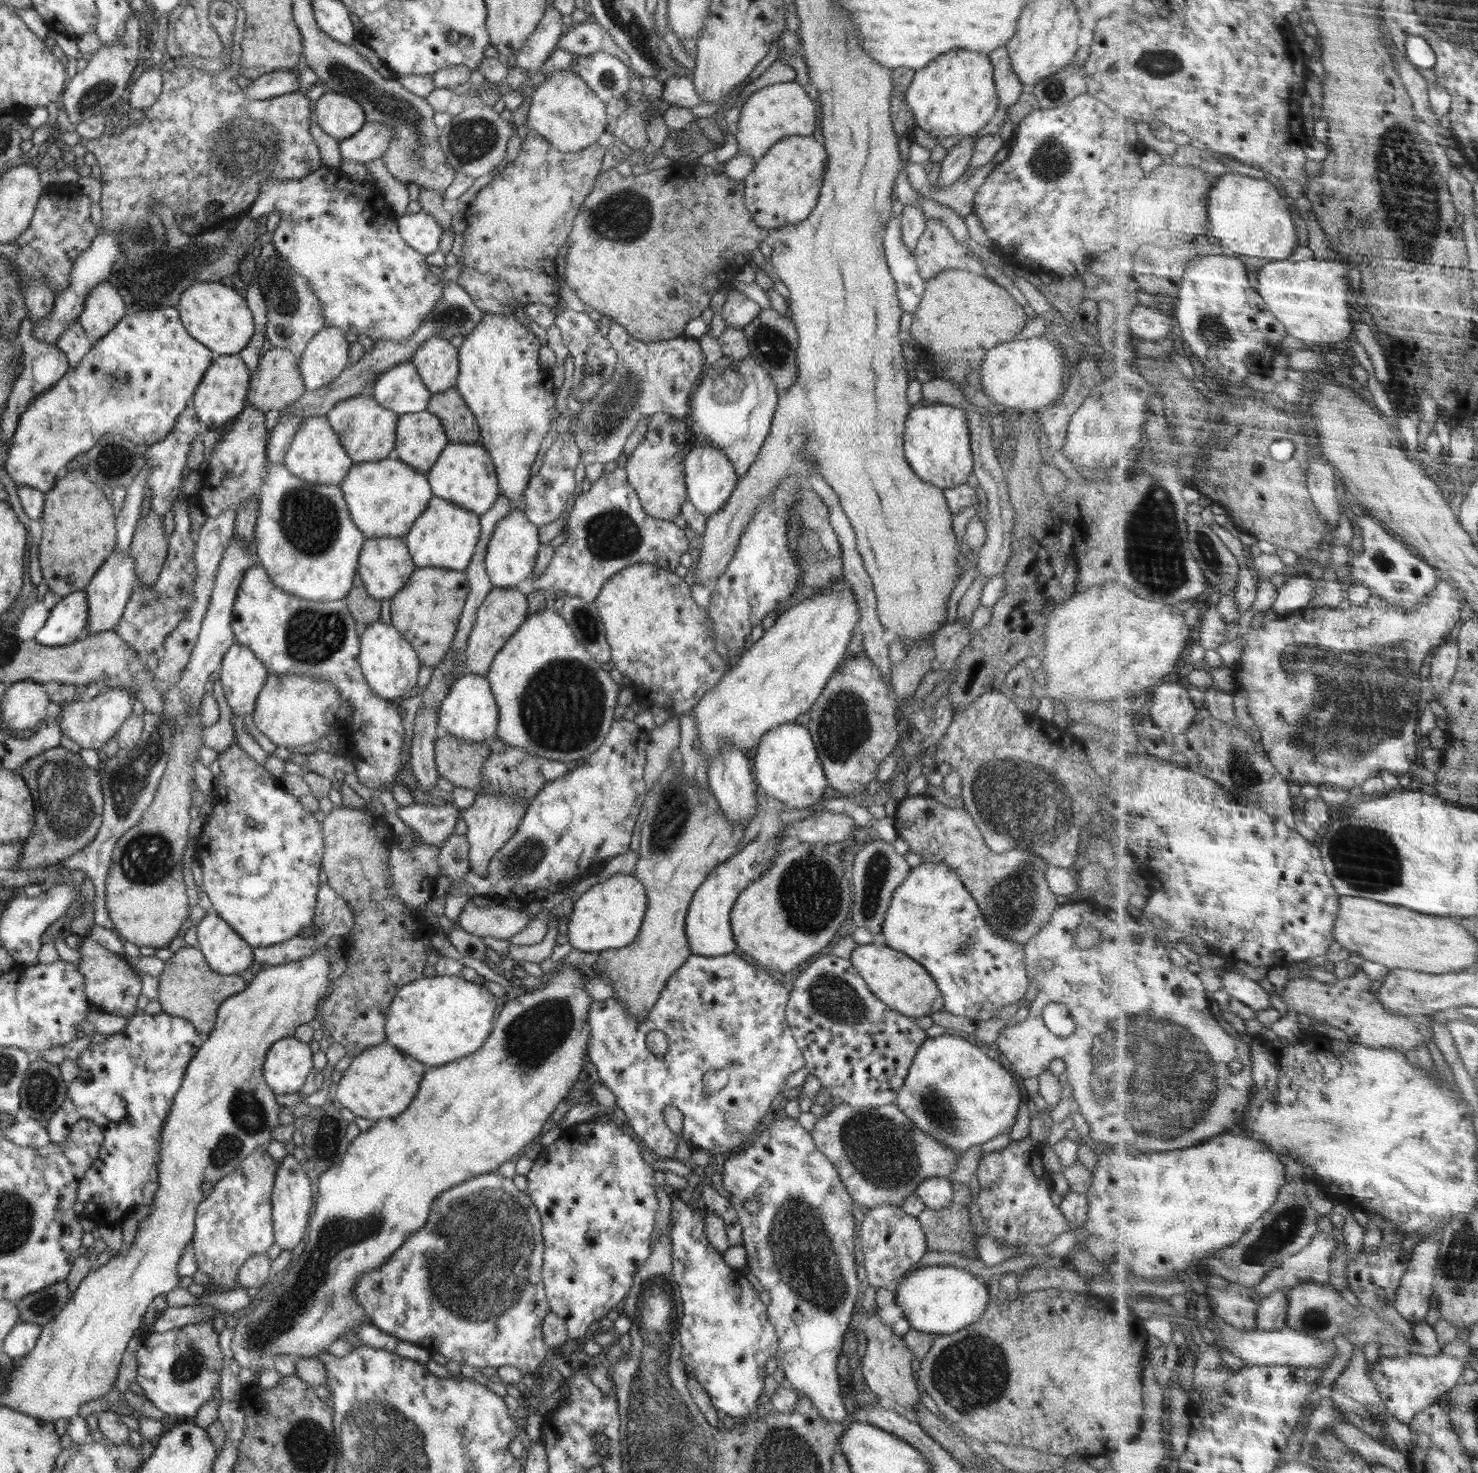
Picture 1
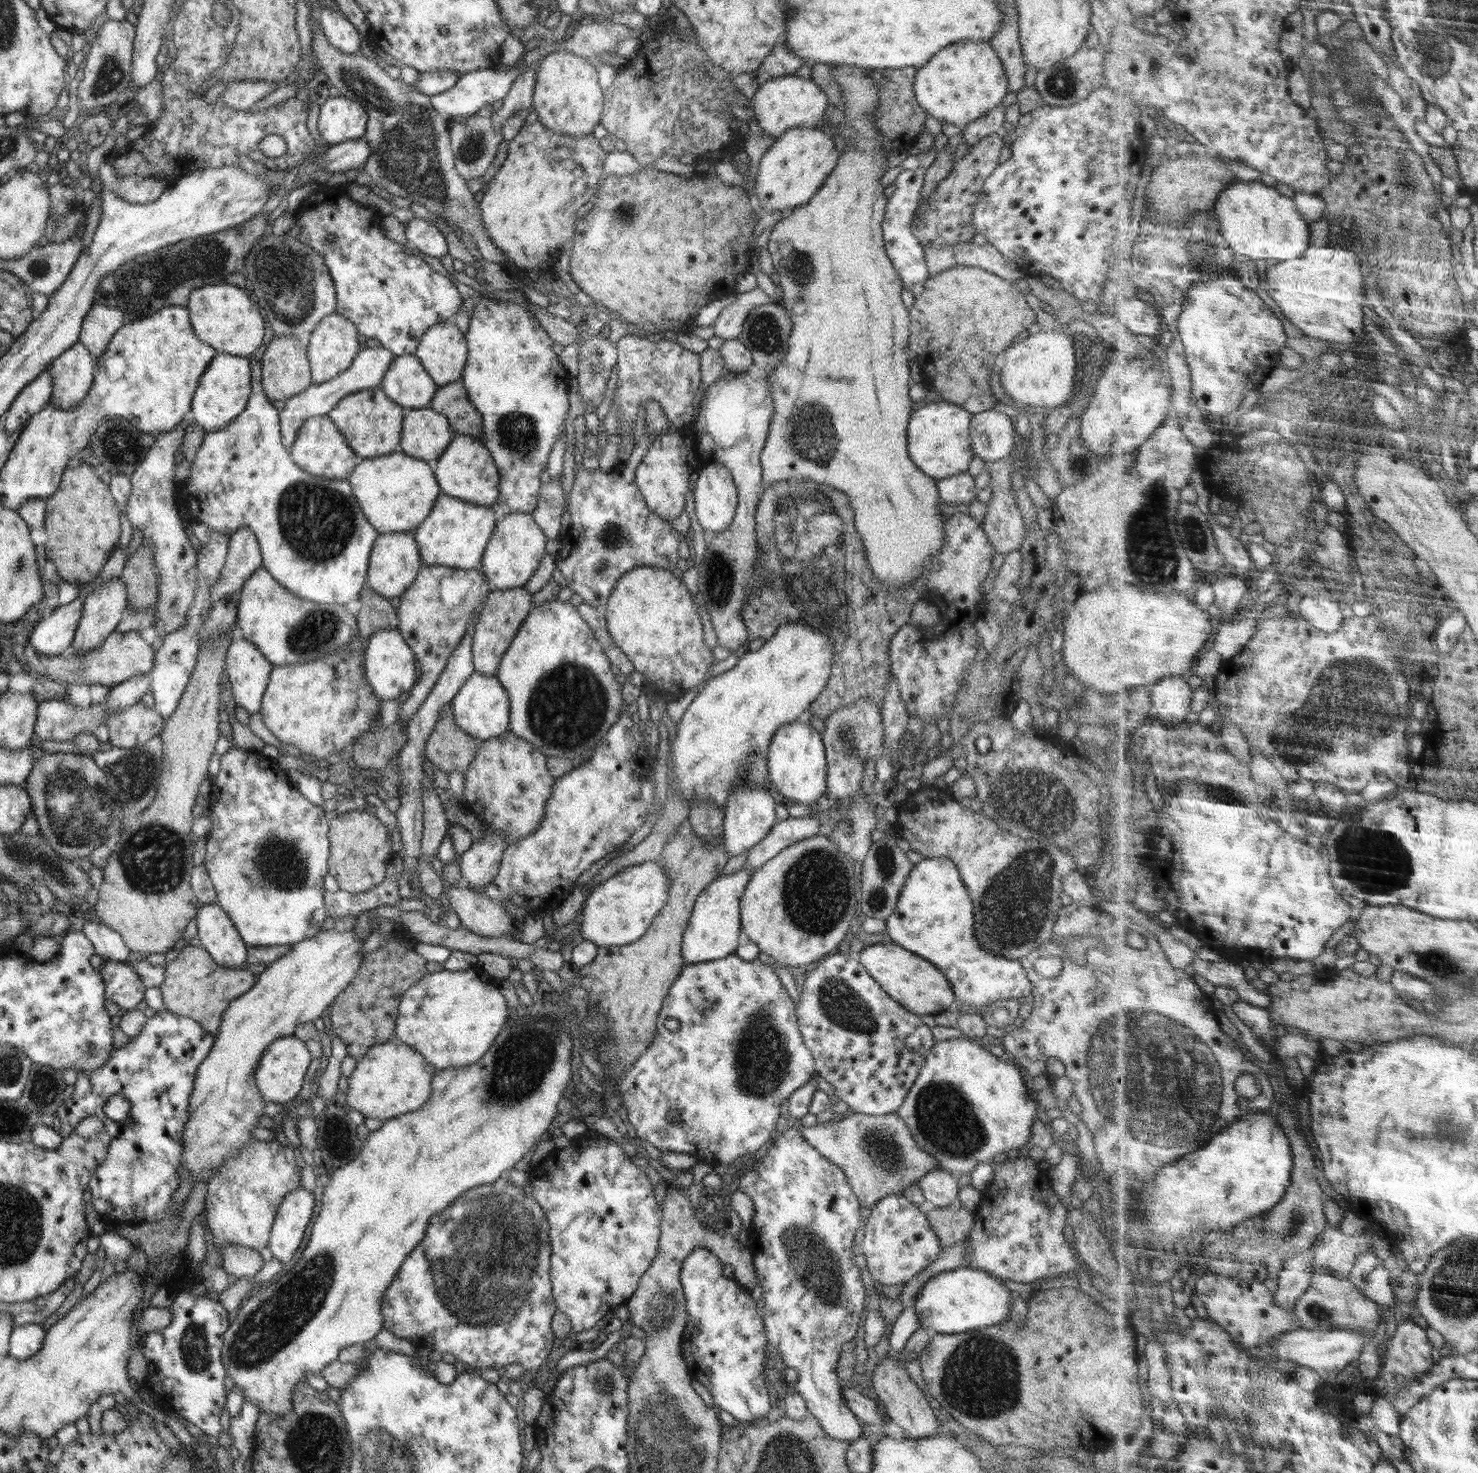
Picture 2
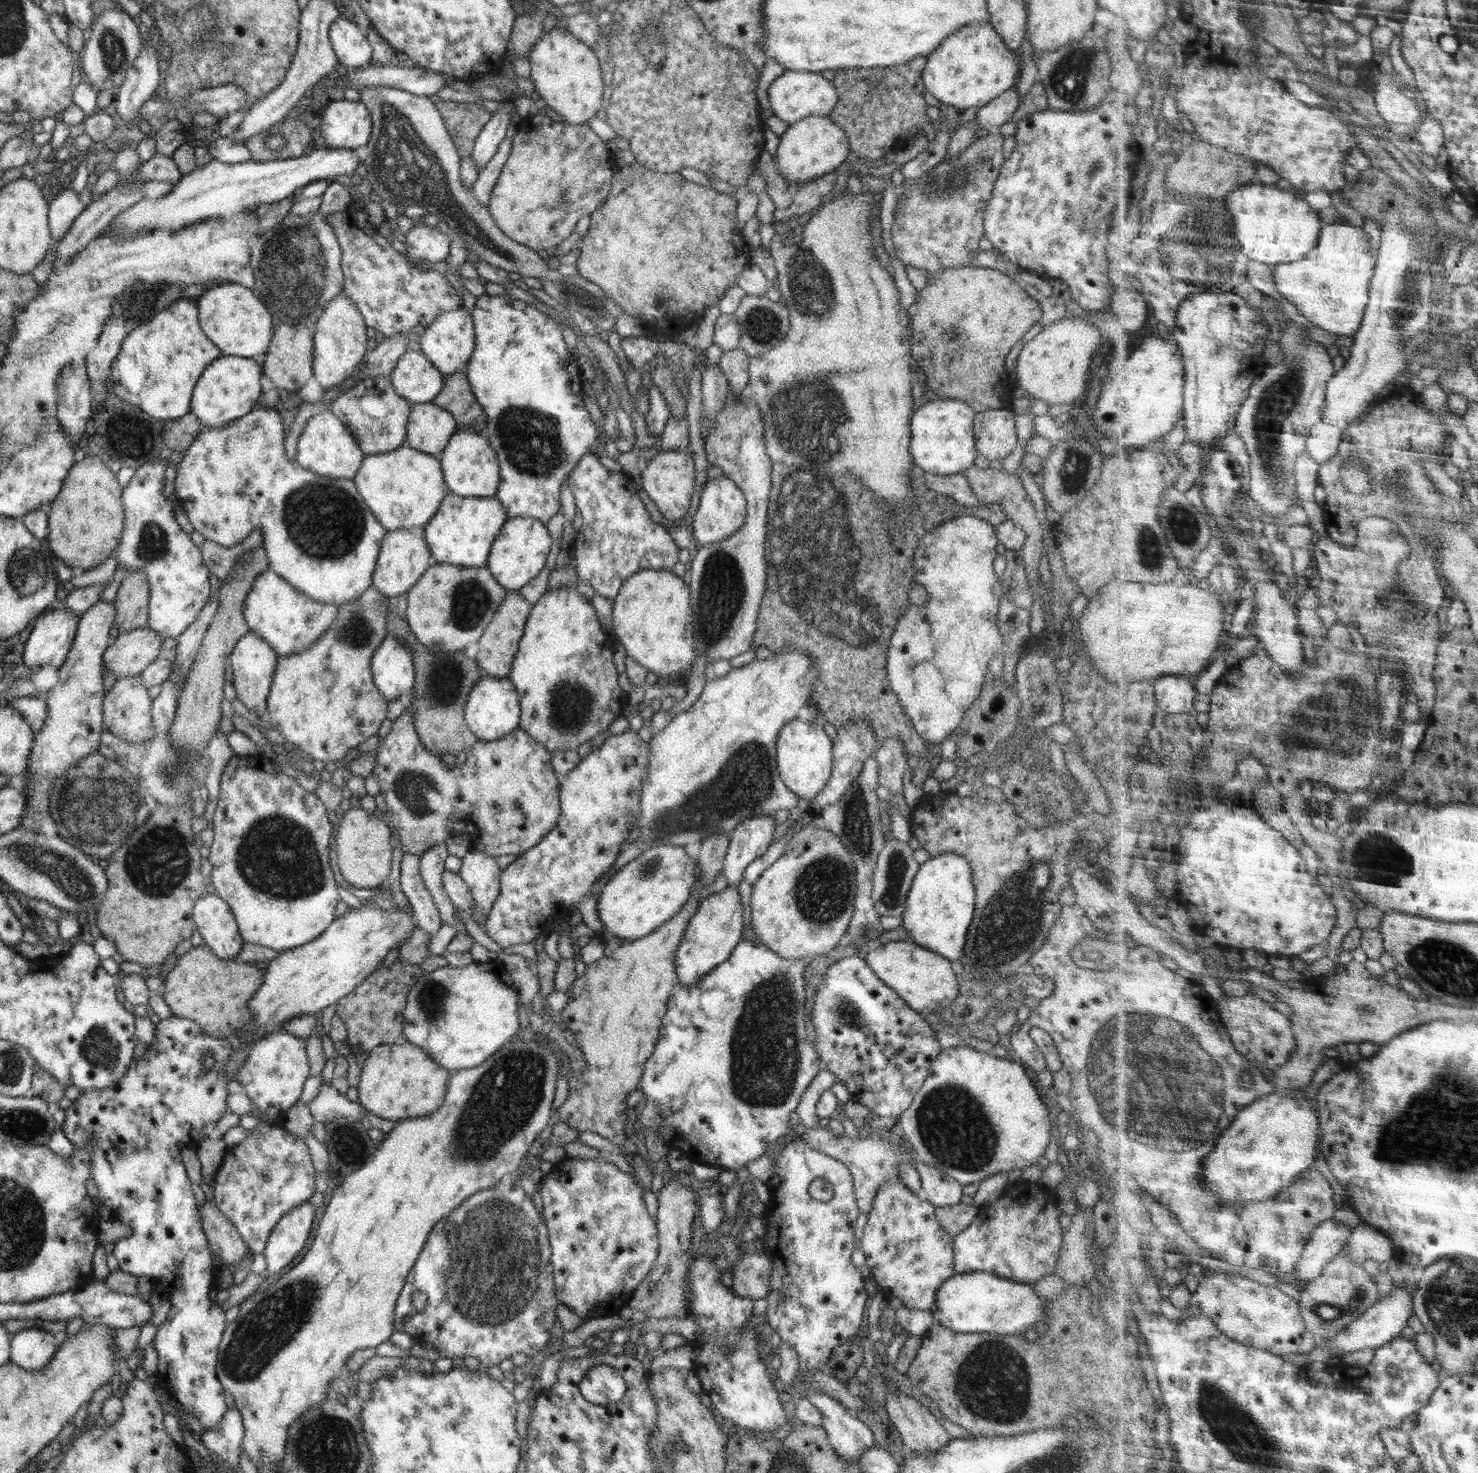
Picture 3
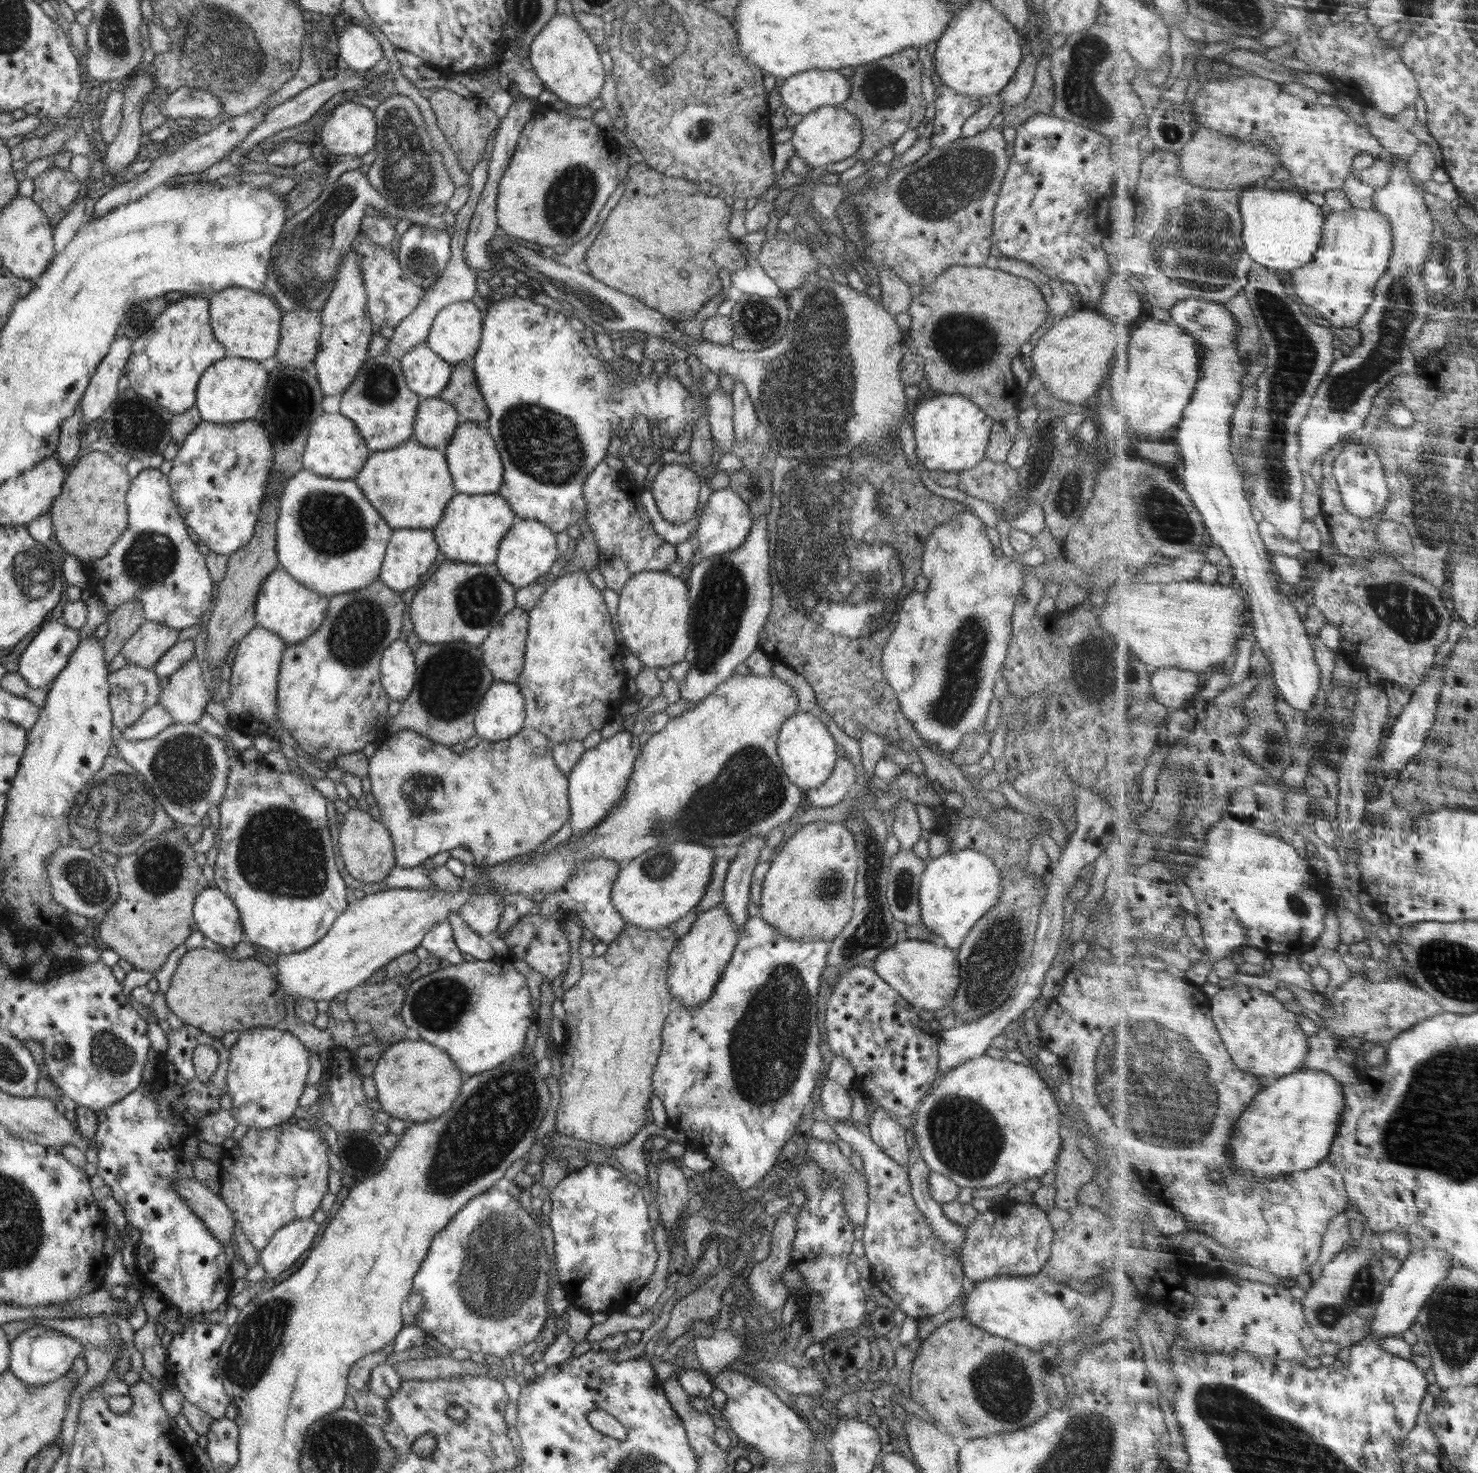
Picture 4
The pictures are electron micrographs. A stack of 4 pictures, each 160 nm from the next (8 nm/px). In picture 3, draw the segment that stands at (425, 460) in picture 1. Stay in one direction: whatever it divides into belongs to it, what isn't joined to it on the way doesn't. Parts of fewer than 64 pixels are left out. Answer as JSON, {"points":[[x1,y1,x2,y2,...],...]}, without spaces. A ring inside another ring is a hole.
{"points":[[433,402,410,405,404,446,439,456,458,430,454,417]]}

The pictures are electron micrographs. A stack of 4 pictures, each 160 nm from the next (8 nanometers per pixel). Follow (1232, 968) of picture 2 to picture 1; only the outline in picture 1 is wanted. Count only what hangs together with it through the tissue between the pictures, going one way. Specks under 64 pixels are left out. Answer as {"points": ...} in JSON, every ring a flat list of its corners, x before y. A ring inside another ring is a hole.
{"points":[[1227,971,1223,974,1223,981,1225,990,1231,997,1239,998,1258,1011,1272,1008,1270,992,1262,988,1262,984,1256,979,1252,980,1242,973]]}

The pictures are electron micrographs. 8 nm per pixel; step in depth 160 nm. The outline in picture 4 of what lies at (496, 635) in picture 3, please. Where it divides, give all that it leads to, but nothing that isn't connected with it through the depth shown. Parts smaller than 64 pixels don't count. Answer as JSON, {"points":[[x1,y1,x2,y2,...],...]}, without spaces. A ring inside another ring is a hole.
{"points":[[518,606,507,612,480,645,484,664,498,681,515,683,523,669,525,642,529,625,529,611]]}

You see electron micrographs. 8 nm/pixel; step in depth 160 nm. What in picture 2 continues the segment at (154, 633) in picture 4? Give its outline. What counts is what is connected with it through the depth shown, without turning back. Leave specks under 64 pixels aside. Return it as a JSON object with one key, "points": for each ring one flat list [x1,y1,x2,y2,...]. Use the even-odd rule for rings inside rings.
{"points":[[114,630,101,645,90,649,83,655,77,655,73,651,60,656,46,656,37,653,39,662,49,672,49,676,58,678,64,685,82,683,88,685,102,684,102,686,110,687,120,684,133,676,149,674,153,667,154,655,155,652,151,644,146,643,137,630,123,633]]}

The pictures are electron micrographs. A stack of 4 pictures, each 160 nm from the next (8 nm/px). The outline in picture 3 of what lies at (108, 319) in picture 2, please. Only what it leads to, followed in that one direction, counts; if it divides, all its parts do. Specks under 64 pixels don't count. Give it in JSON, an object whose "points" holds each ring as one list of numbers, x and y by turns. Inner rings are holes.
{"points":[[114,315,110,316,110,320,106,320,106,324,104,324,102,335,98,336,98,342,86,356,85,366,97,409,103,406,108,396,104,380,110,376,112,362,120,354,122,341,128,334,129,331,124,326,124,320,116,318]]}

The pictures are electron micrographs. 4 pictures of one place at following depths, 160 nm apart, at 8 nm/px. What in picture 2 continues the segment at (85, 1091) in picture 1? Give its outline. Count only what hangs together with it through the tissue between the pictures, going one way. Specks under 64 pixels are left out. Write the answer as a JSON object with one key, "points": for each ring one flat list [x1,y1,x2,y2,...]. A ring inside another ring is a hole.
{"points":[[167,1009,147,1018,142,1030,125,1046,112,1050,108,1059,100,1068,93,1071,78,1071,74,1091,65,1097,56,1109,51,1127,60,1135,68,1136,73,1128,88,1115,97,1116,111,1136,107,1146,107,1157,97,1166,98,1170,90,1177,89,1188,92,1204,98,1214,114,1224,142,1224,162,1219,181,1219,183,1204,172,1207,172,1194,180,1184,179,1168,183,1155,182,1133,189,1117,187,1108,194,1088,194,1079,198,1065,210,1054,215,1036,207,1033,197,1020,188,1016,171,1013],[114,1094,122,1094,131,1104,128,1116,122,1122,110,1120,103,1111,106,1100]]}

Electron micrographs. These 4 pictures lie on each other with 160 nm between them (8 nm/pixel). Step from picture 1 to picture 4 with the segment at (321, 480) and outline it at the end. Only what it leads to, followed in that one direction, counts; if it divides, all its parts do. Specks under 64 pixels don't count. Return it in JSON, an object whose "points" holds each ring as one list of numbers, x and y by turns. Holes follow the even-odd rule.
{"points":[[324,412,314,420,310,428,302,459,303,469,320,476,354,480,371,453,353,420,340,413]]}

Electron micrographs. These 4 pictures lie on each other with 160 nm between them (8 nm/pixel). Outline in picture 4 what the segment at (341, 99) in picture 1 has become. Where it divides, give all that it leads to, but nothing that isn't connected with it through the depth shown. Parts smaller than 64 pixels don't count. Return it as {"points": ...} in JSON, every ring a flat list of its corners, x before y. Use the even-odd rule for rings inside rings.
{"points":[[353,101,340,103,323,119,324,125,320,131,318,146,324,148,321,154,329,156,332,160,345,156,361,157,375,147,377,138,377,122,374,113,368,105,358,105]]}

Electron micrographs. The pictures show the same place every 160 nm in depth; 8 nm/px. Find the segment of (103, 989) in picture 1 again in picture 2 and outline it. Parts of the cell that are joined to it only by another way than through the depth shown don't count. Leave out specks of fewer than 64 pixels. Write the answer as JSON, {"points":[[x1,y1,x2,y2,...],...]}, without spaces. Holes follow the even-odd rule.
{"points":[[103,958,99,971,105,986,105,1000,116,1002,124,1010,136,1009,145,997,145,986,131,965]]}

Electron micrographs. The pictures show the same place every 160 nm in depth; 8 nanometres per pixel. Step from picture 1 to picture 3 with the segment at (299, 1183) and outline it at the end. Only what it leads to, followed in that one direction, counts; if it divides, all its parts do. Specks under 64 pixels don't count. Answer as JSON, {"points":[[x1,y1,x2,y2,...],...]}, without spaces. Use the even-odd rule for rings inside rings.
{"points":[[310,1201,291,1208,270,1232,266,1249,262,1252,269,1274,284,1270,310,1238,314,1224,315,1207]]}

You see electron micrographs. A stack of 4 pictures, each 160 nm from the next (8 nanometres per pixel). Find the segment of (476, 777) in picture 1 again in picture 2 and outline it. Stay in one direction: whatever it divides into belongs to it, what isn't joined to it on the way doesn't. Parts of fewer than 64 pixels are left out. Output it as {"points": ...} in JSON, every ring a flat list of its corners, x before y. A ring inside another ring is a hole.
{"points":[[451,702,443,706,439,721,425,744,425,756,434,768,447,775,452,772,466,773,477,747,478,740,455,723]]}

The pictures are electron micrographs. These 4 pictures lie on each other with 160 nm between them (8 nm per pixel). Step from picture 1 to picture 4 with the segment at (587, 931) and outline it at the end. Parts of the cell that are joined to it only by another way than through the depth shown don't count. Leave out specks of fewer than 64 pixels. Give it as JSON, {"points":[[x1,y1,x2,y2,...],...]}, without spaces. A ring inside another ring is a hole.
{"points":[[695,842,662,844,633,858,618,871,610,898,626,924,640,928,668,927,688,916,704,896,710,882,712,848]]}

